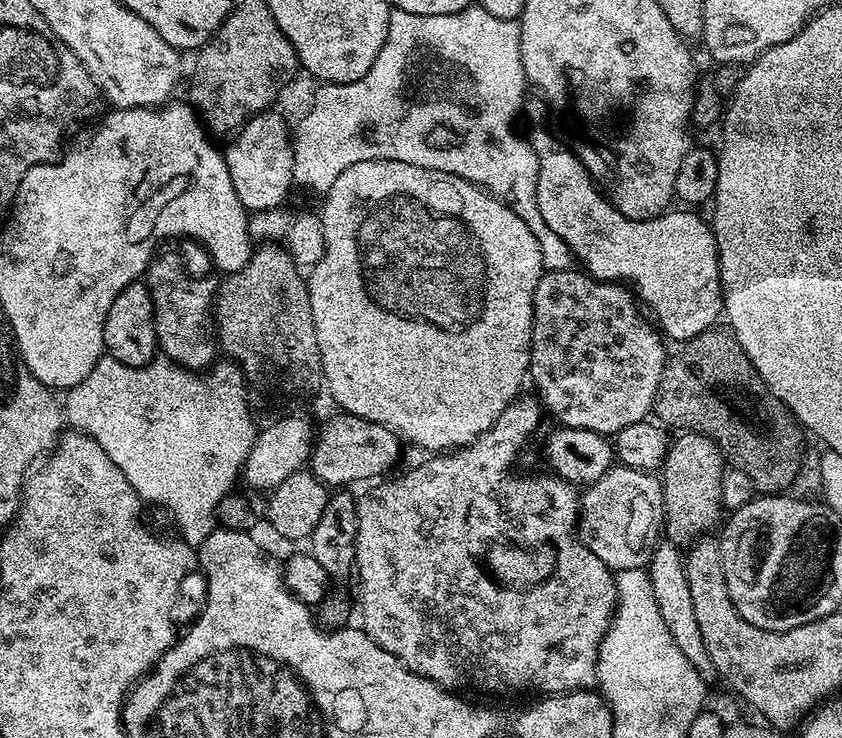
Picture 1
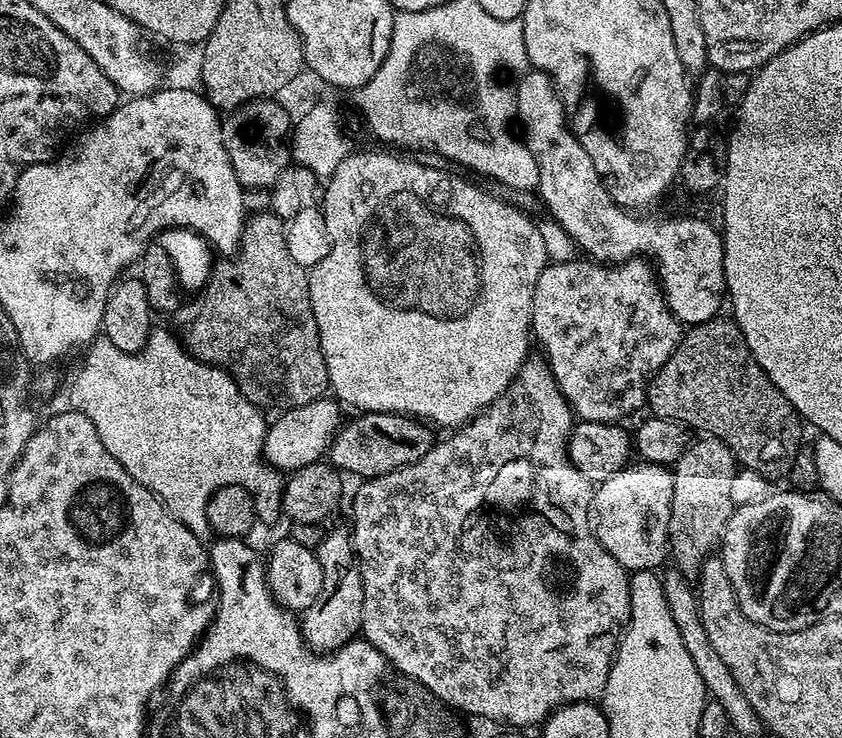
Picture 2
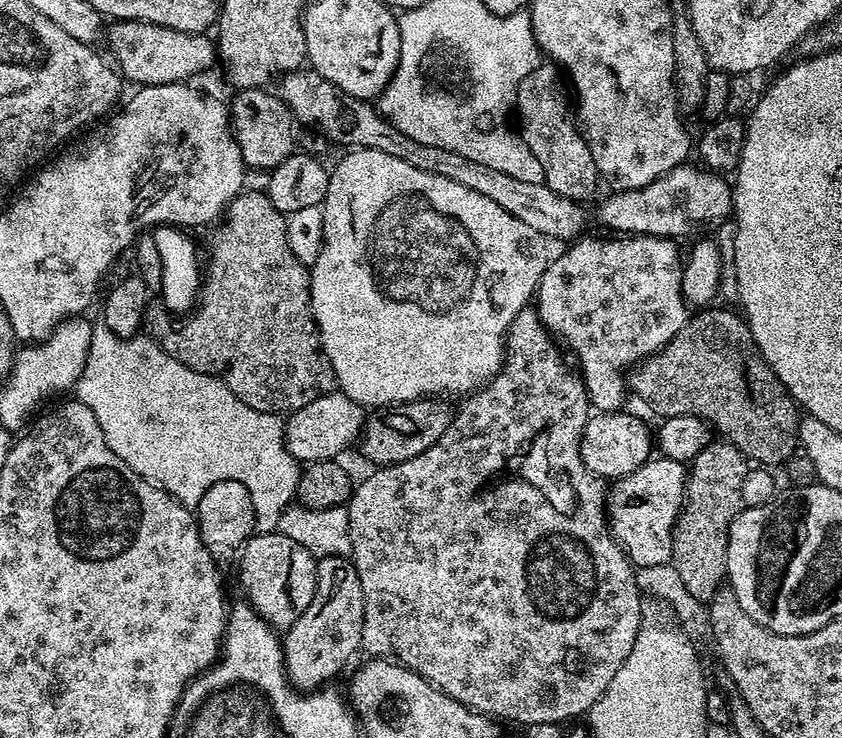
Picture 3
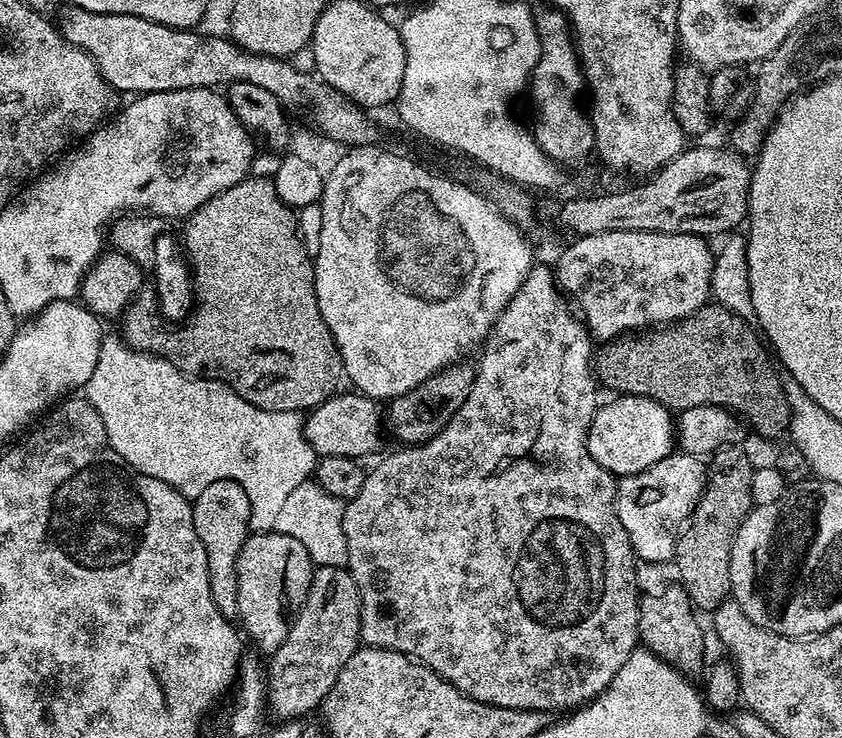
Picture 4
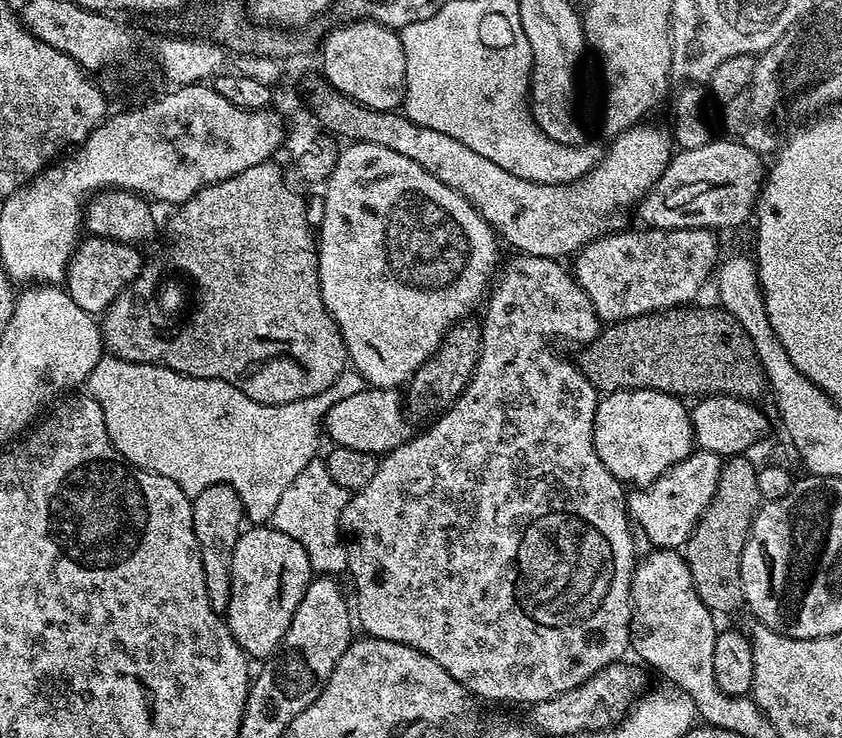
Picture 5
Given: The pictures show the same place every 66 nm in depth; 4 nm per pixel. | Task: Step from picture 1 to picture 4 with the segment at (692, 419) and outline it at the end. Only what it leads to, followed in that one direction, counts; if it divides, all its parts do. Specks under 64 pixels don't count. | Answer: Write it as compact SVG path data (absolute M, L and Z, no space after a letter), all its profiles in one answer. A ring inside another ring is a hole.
M715 302L702 305L686 318L675 320L673 324L657 326L639 334L625 334L601 343L594 352L594 375L603 387L605 384L606 387L613 388L613 393L650 398L677 413L690 406L716 404L719 408L735 412L747 421L750 428L752 423L753 430L760 436L783 437L788 431L788 395L784 393L781 373L765 341L749 321Z

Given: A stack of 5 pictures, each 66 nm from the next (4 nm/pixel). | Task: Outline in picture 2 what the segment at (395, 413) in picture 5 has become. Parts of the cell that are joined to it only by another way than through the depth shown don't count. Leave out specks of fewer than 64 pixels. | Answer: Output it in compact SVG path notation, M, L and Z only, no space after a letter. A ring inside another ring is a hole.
M321 398L301 408L285 408L275 421L269 423L264 439L264 459L284 474L297 472L302 466L317 463L332 446L332 439L340 431L341 405L332 398Z

